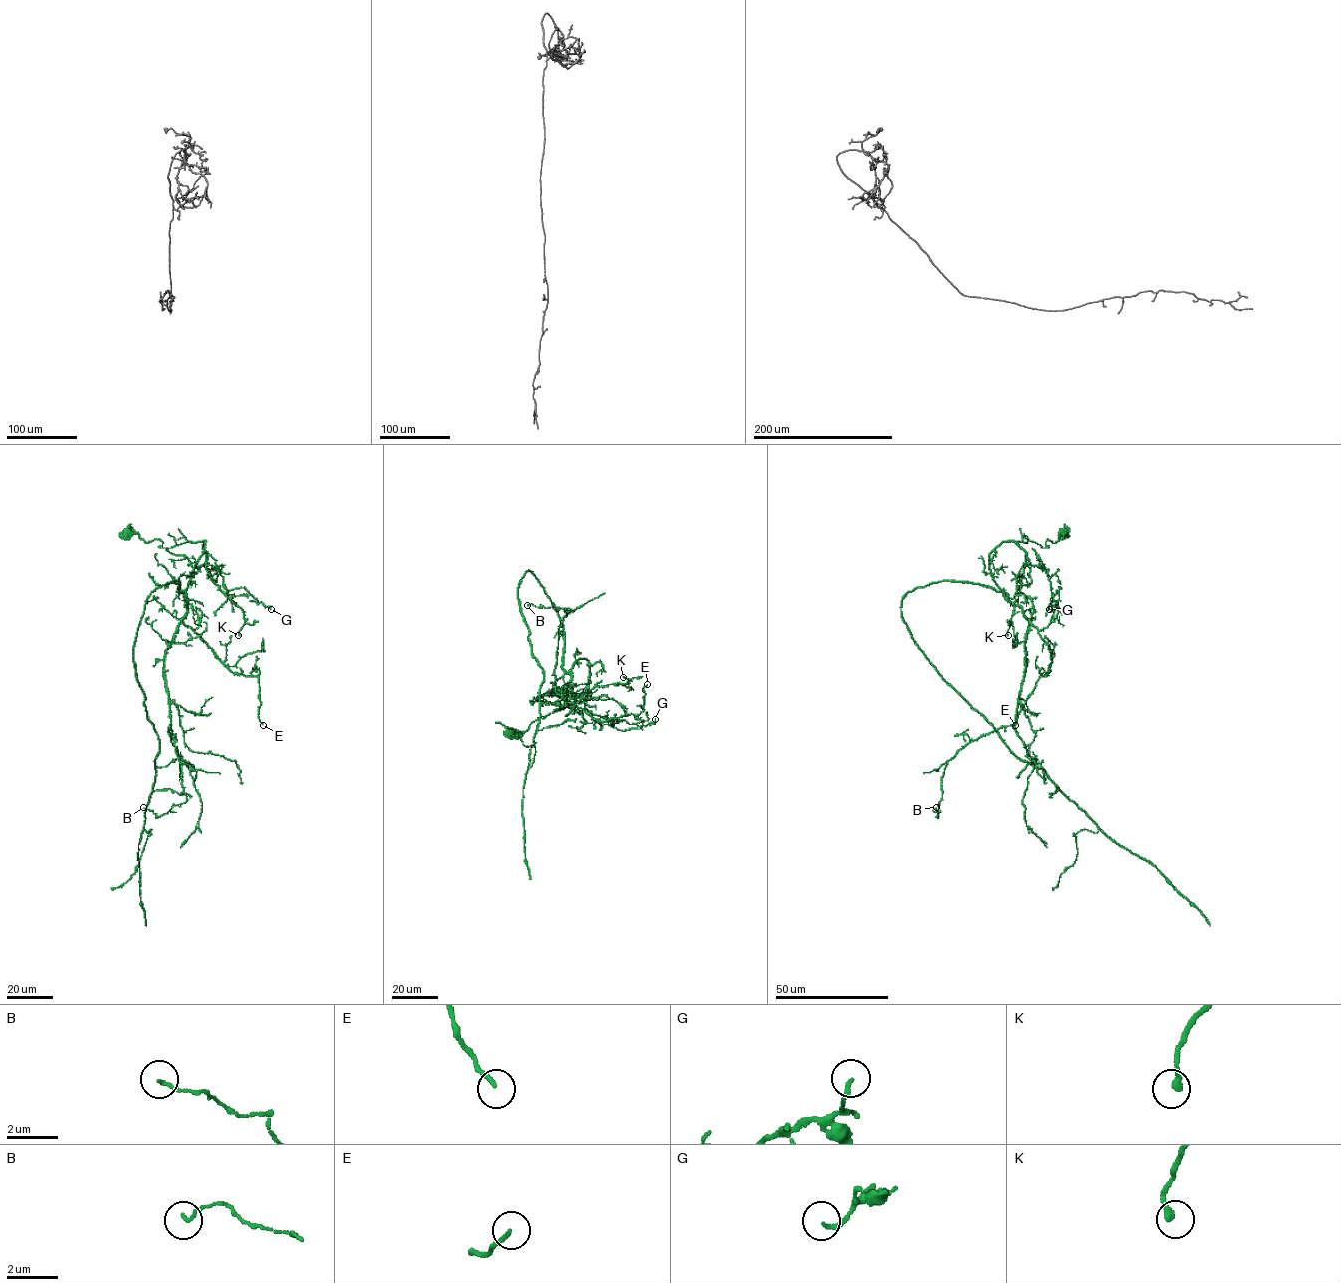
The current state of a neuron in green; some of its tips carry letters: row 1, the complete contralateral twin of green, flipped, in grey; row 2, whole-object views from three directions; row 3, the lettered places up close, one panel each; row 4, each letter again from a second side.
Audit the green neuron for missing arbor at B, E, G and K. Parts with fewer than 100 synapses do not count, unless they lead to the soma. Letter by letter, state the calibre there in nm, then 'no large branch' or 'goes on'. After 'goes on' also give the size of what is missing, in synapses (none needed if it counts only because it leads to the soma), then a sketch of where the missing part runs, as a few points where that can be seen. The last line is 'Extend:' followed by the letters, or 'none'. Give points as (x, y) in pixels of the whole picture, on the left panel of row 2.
B: 110 nm | no large branch
E: 150 nm | no large branch
G: 160 nm | no large branch
K: 280 nm | no large branch
Extend: none

